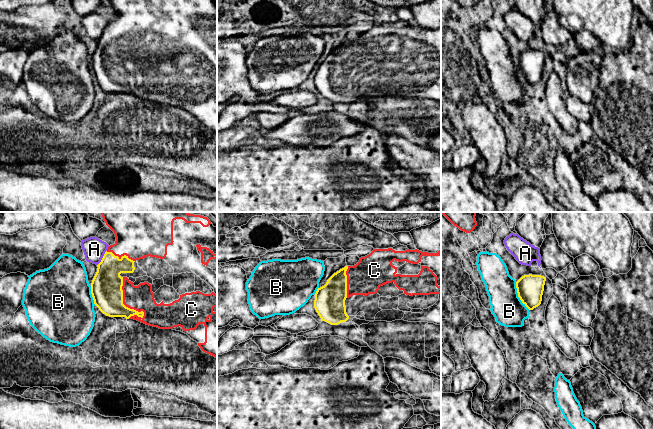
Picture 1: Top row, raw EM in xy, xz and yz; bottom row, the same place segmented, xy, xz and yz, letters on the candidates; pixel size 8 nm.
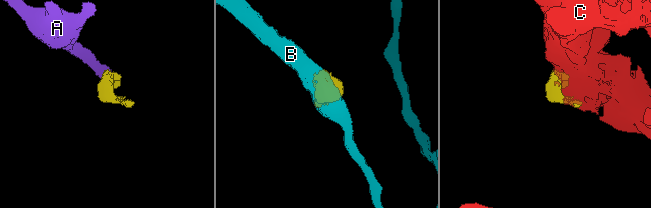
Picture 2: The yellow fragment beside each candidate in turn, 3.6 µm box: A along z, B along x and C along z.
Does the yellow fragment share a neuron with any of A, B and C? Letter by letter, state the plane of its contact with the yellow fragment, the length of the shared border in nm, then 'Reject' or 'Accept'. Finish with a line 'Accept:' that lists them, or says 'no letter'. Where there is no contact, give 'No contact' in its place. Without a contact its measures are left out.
A: Touches yellow in xy. Shared border 150 nm. Reject
B: Touches yellow in yz. Shared border 260 nm. Reject
C: Touches yellow in xy. Shared border 380 nm. Accept
Accept: C

